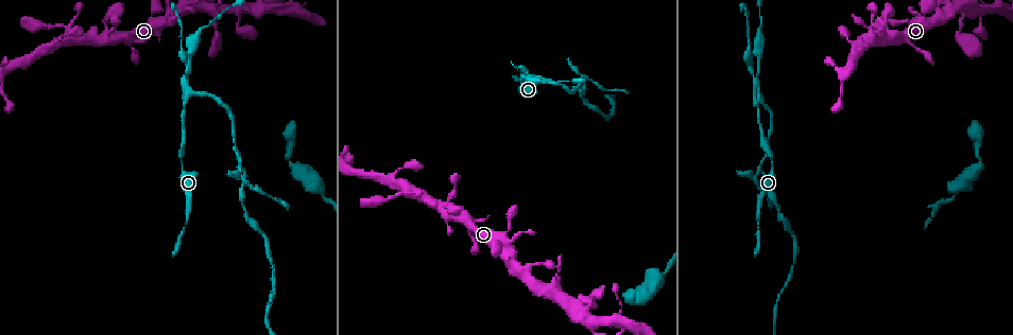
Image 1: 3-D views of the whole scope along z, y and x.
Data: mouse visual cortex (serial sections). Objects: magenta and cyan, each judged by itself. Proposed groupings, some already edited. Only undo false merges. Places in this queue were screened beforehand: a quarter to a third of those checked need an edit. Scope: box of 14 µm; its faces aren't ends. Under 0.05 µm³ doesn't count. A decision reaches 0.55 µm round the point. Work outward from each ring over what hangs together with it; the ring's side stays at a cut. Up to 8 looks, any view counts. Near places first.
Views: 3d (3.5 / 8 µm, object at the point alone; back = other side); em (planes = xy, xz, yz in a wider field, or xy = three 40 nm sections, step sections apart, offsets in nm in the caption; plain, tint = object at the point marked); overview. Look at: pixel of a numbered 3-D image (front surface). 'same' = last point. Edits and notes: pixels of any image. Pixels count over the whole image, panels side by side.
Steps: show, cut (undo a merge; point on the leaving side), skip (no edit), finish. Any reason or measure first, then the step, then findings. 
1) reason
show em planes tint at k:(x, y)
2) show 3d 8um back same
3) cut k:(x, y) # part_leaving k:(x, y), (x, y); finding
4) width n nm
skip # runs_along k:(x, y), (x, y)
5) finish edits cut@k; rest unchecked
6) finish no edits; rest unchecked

thin neck
show 3d 3.5um at 1:(509, 230)

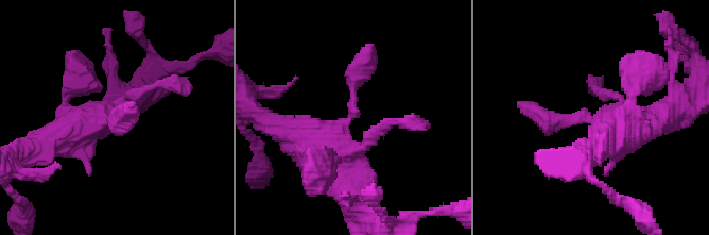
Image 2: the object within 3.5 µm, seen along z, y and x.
show em xy step 5 tint at 2:(353, 114)

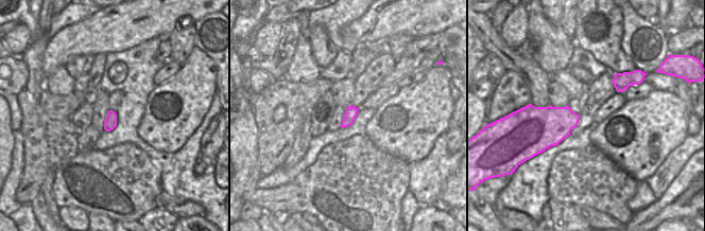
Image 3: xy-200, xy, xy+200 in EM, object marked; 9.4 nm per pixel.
width 120 nm
skip # runs_along 2:(301, 140), (353, 114), (367, 53); one cell here

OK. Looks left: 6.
four arms meet
show 3d 3.5um at 1:(445, 209)

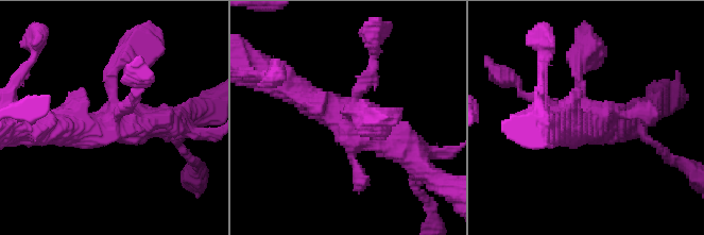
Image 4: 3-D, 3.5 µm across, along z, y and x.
show em xy step 3 tint at 4:(351, 119)

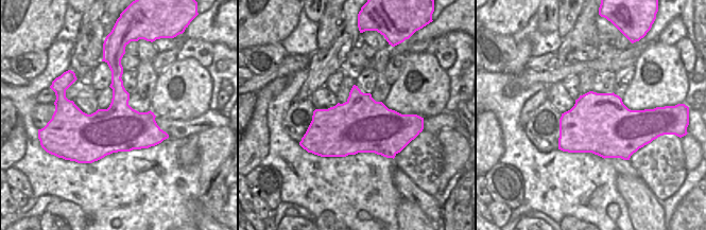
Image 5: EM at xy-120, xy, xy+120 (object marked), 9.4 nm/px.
skip # runs_along 4:(413, 157), (289, 87); all the same cell

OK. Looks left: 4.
two arms in line, one across
show 3d 3.5um at 1:(187, 99)

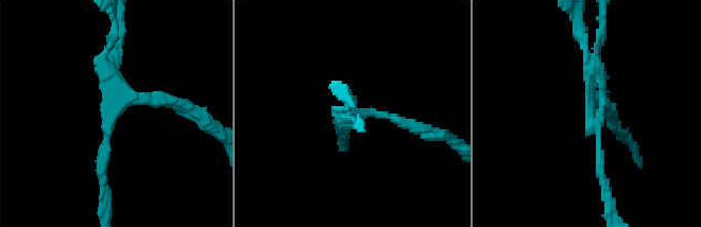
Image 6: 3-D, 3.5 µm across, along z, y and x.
arms 3; arm_widths 150, 150, 200 nm; now the EM
show em xy step 5 plain at 6:(588, 112)

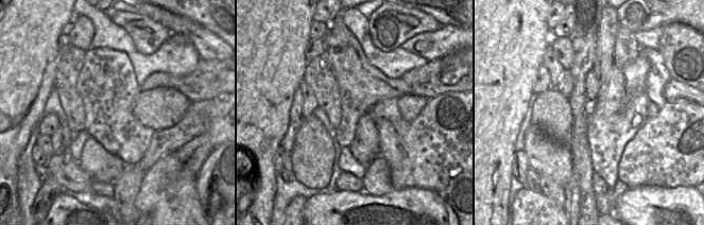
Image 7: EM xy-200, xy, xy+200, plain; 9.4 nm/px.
with the object marked
show em xy step 5 tint same

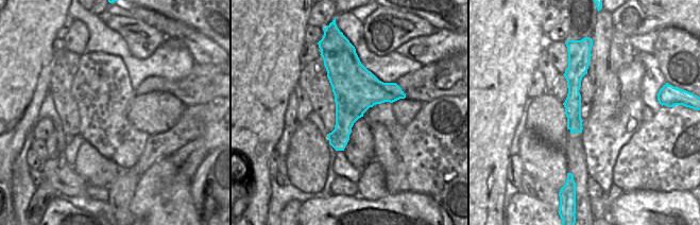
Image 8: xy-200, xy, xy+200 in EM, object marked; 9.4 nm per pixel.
cut 6:(149, 95) # part_leaving 6:(107, 127), (126, 98), (192, 111); a second cell is stuck on

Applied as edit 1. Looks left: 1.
finish edits cut@6; rest unchecked

